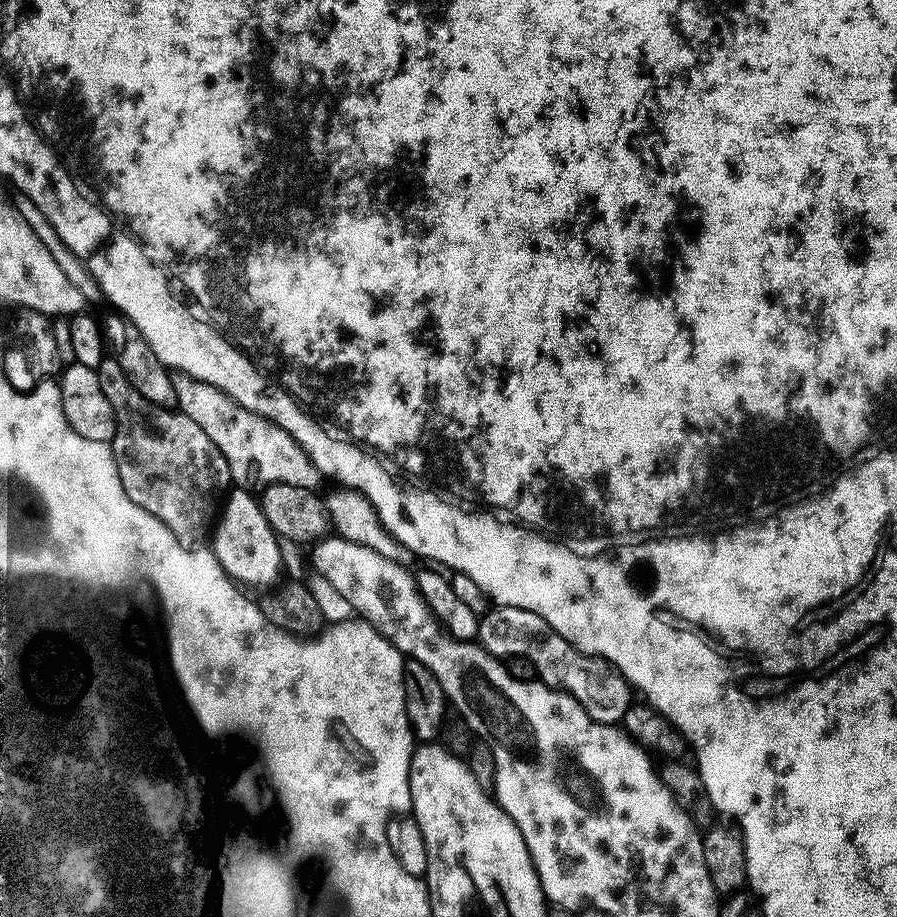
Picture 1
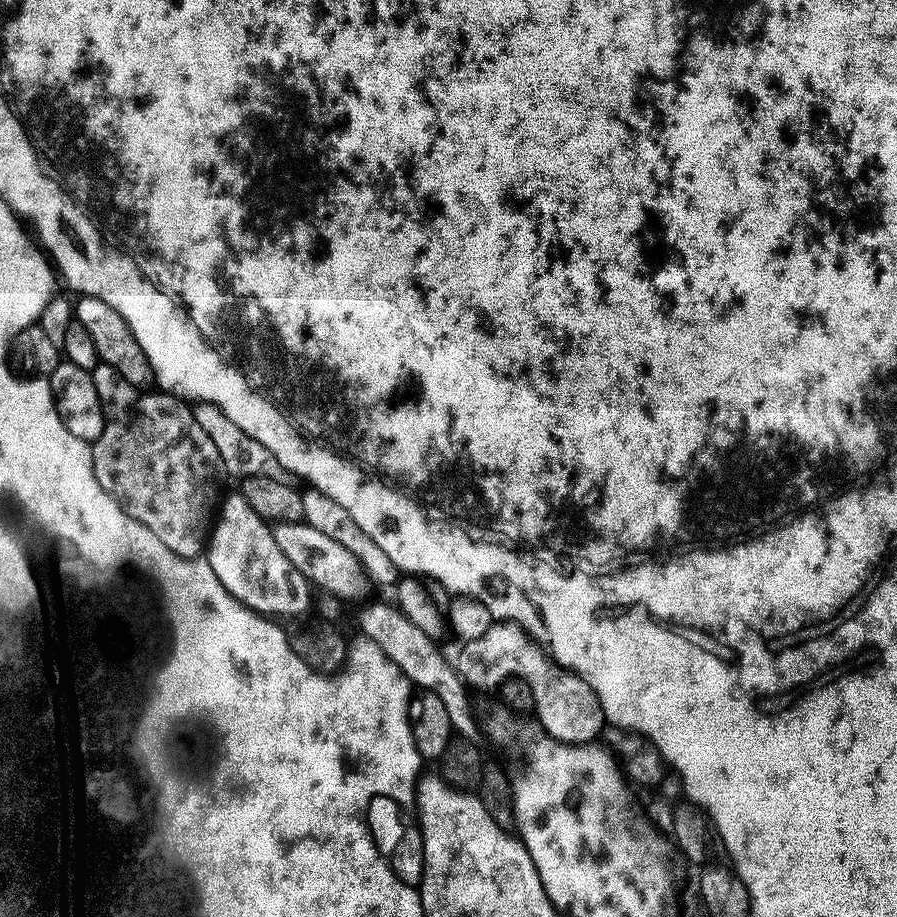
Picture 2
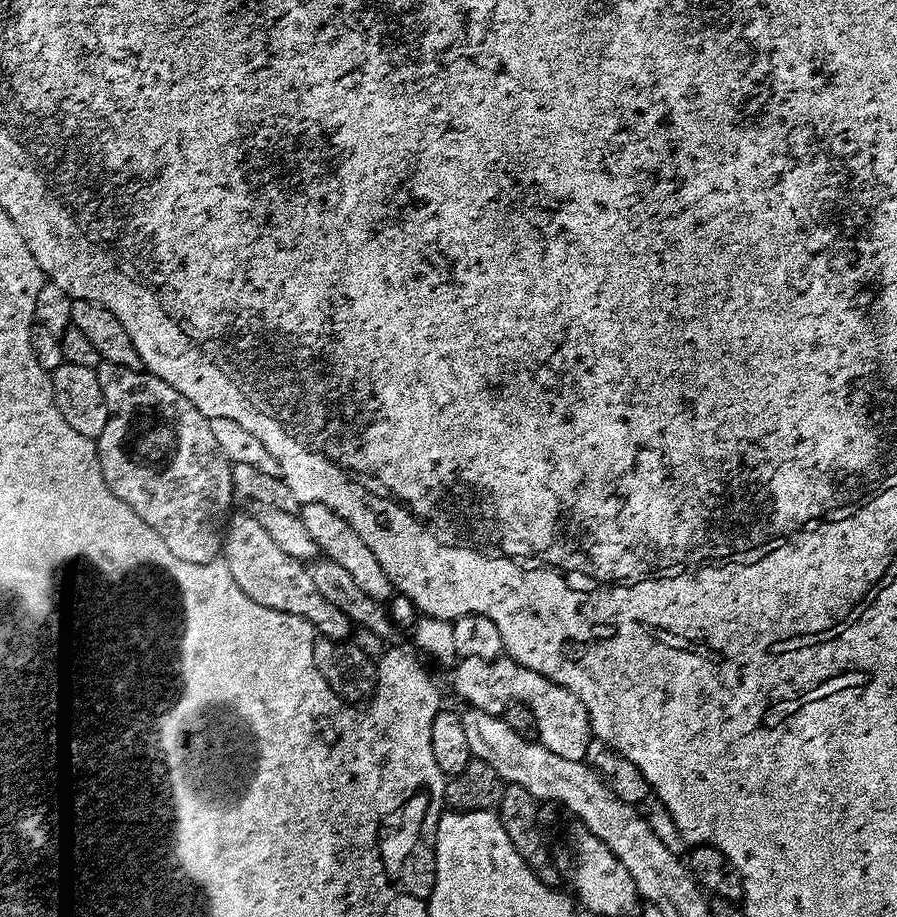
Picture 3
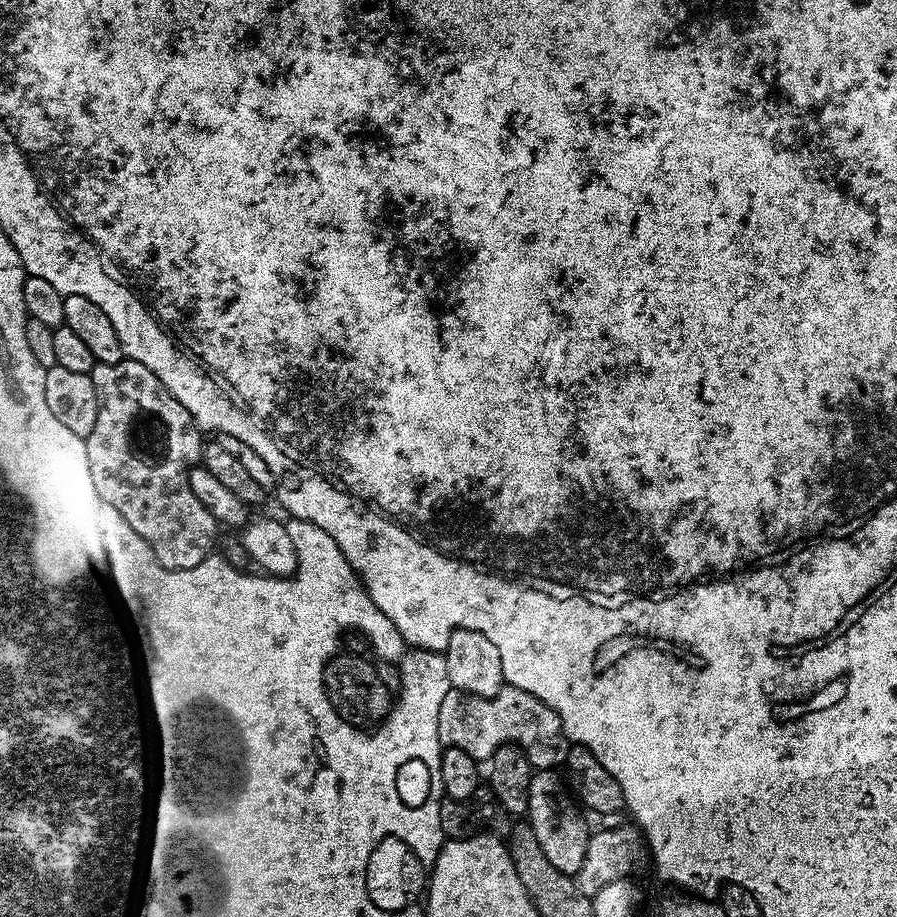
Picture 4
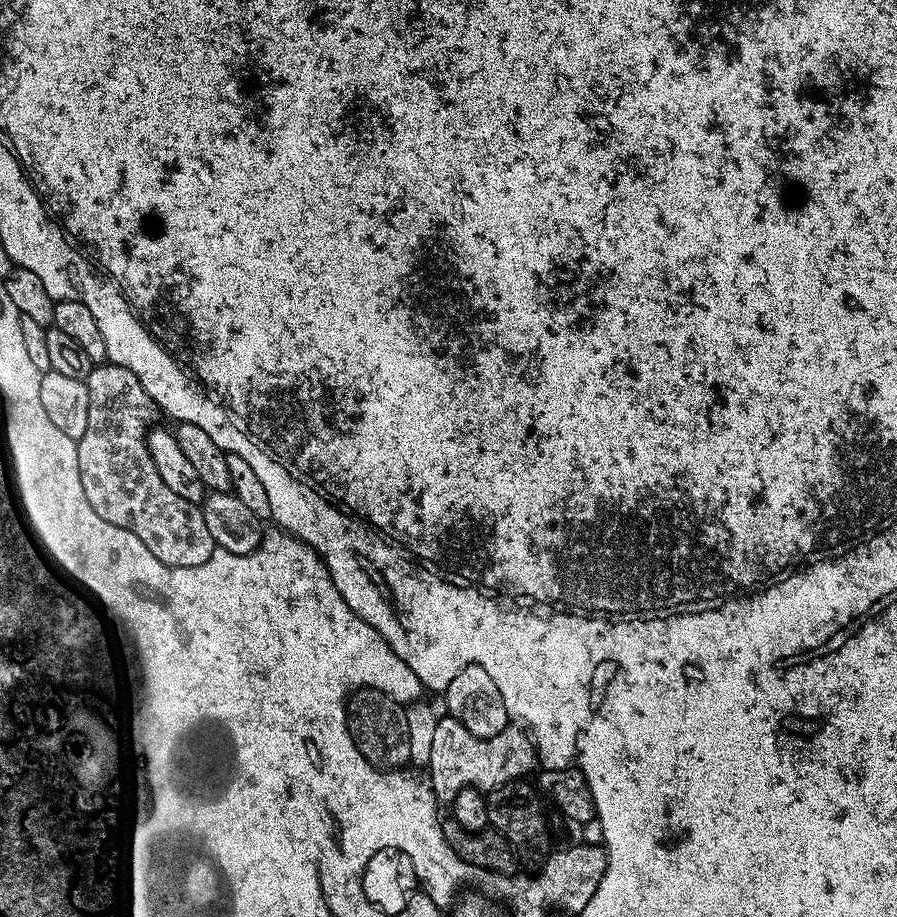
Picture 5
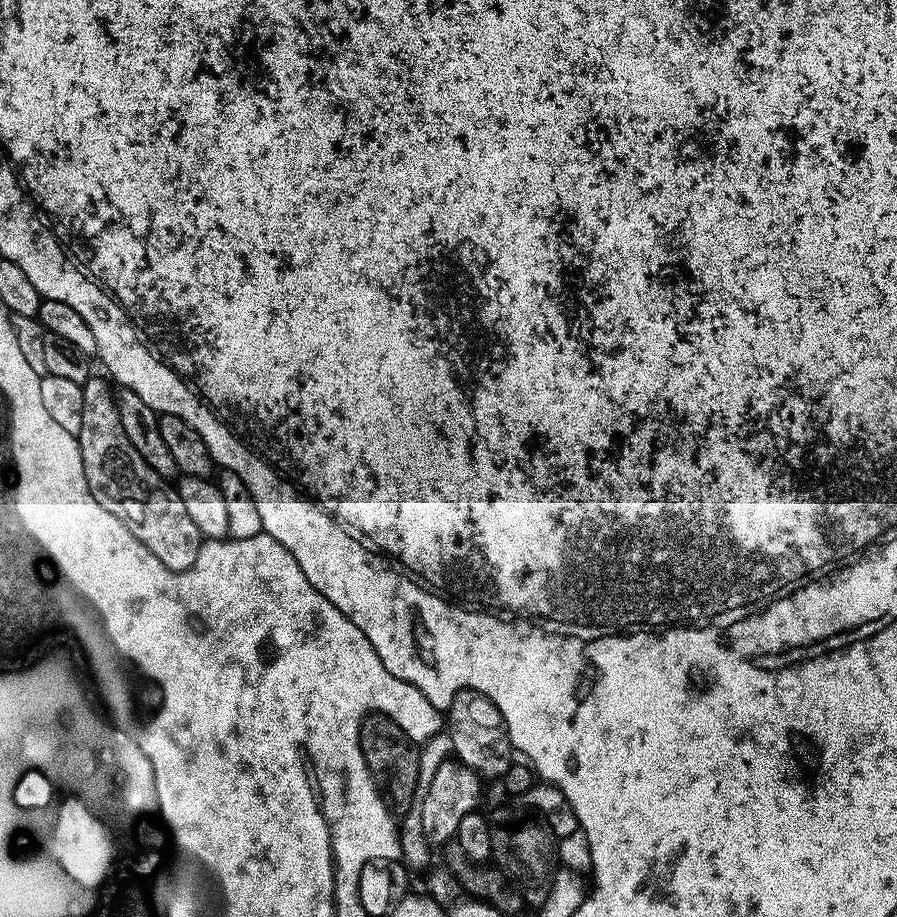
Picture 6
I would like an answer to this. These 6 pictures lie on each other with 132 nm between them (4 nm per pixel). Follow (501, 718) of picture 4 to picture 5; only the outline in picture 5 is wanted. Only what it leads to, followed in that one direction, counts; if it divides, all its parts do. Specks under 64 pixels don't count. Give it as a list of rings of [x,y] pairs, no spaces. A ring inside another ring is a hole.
[[[444,714],[437,722],[429,762],[426,765],[426,776],[437,801],[448,806],[463,788],[476,788],[479,792],[487,794],[495,788],[501,788],[503,784],[511,784],[513,780],[528,778],[537,768],[536,746],[531,735],[523,727],[509,726],[497,736],[483,740],[481,736],[470,734],[470,730],[462,726],[462,722]]]

